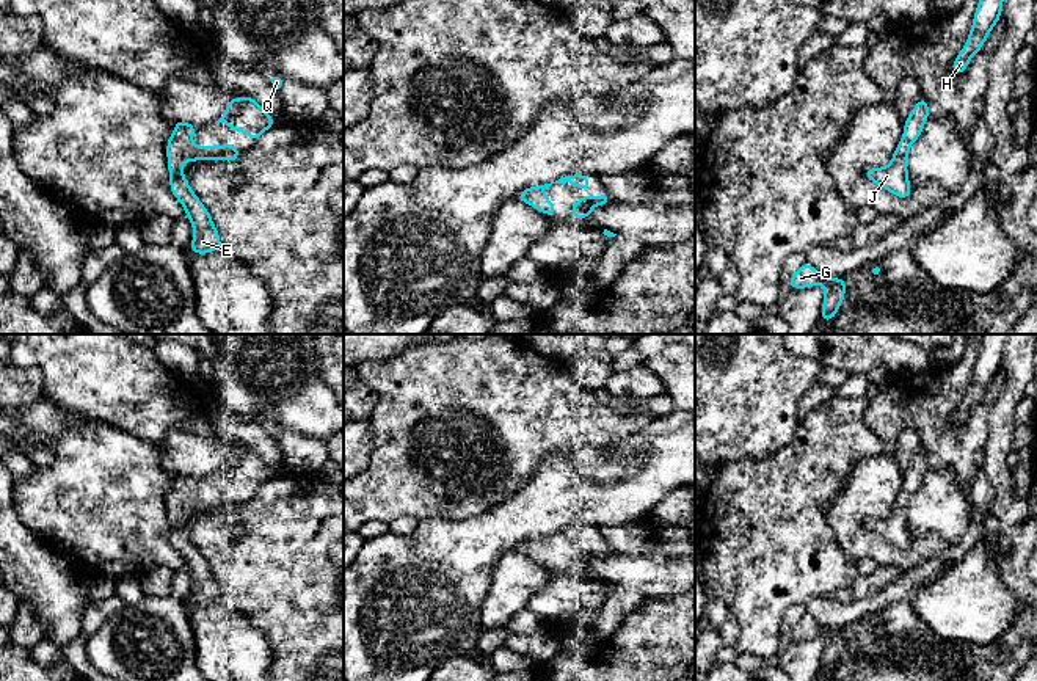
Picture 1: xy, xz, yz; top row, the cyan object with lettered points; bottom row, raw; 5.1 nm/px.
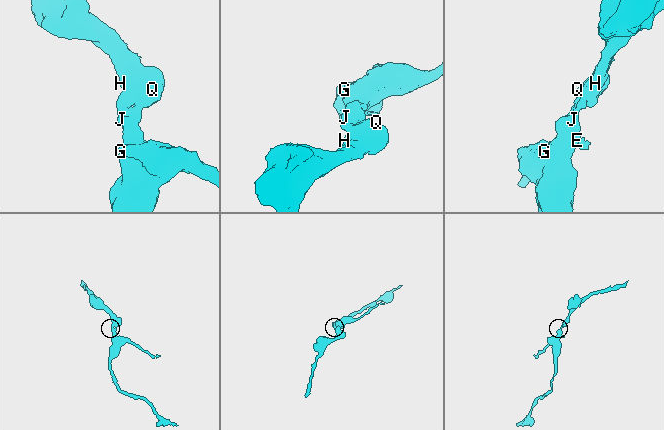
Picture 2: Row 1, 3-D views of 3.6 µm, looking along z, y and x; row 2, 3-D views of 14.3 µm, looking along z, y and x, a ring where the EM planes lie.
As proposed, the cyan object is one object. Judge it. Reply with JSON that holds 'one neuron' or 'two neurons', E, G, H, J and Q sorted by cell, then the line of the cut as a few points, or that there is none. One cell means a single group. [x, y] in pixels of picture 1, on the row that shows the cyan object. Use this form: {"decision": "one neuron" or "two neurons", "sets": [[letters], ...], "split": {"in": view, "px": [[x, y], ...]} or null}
{"decision": "one neuron", "sets": [["E", "G", "H", "J", "Q"]], "split": null}

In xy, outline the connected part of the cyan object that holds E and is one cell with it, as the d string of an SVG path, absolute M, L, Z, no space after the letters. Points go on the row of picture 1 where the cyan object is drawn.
M180 119L174 121L174 124L173 135L166 141L168 171L171 176L169 190L184 206L185 217L193 226L193 242L188 249L195 254L209 254L215 249L224 251L209 210L184 177L184 162L193 160L198 163L199 160L221 158L237 162L240 149L235 144L195 146L191 140L198 126Z

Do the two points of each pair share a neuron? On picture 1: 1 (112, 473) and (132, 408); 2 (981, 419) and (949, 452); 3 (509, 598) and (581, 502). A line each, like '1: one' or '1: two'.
1: two
2: one
3: two

